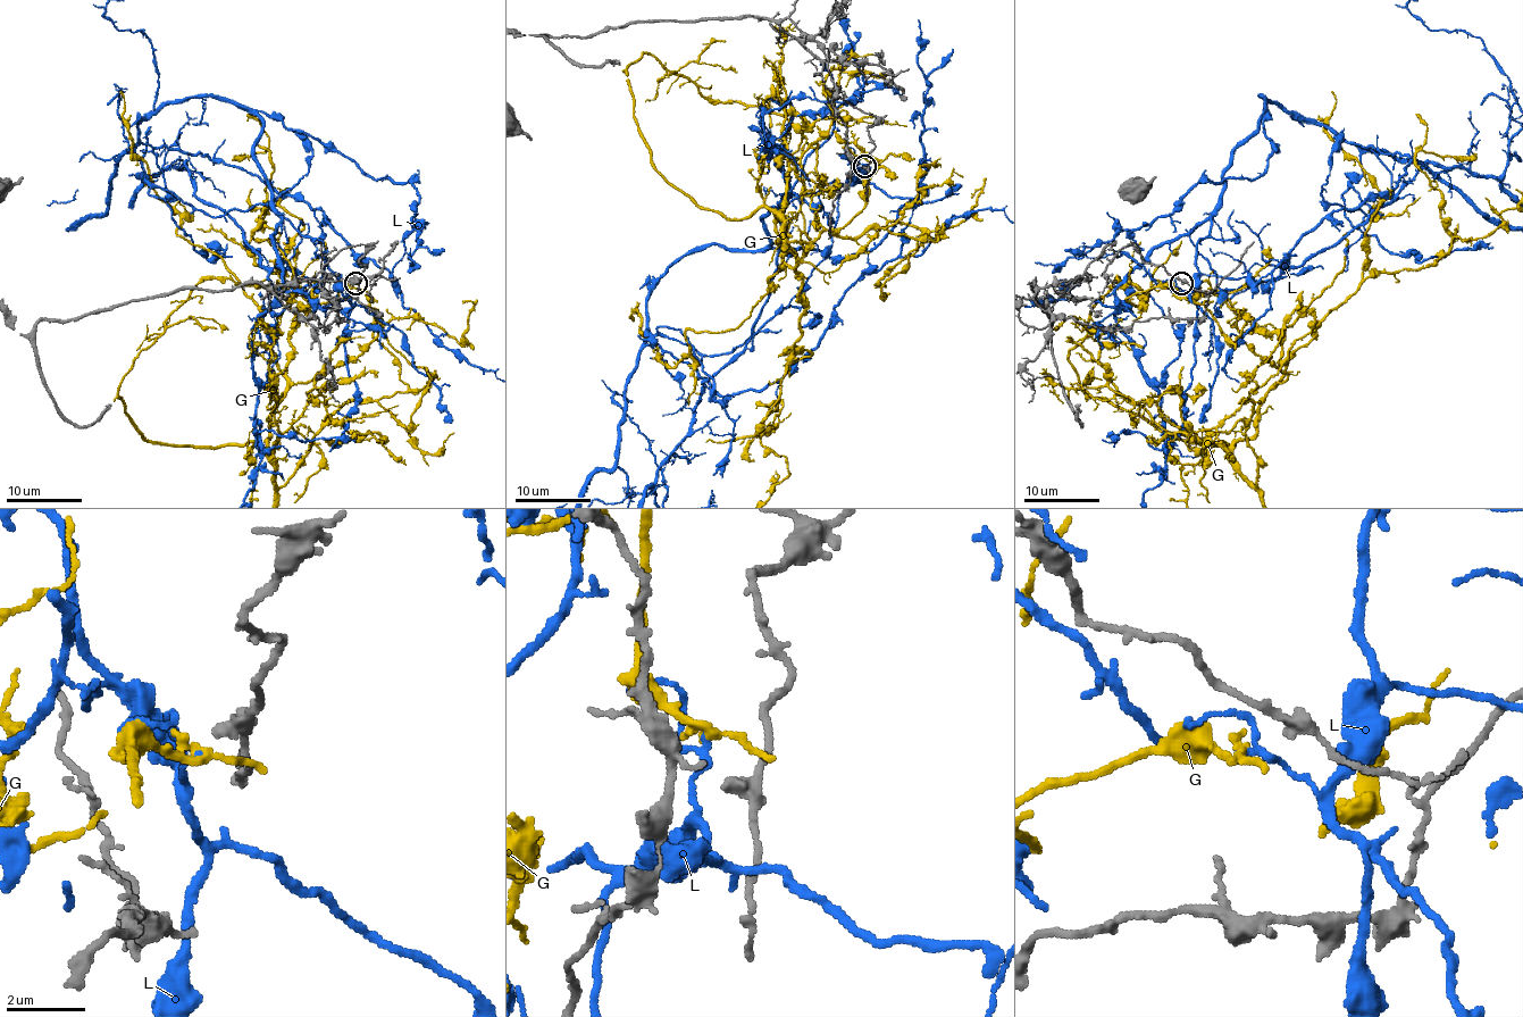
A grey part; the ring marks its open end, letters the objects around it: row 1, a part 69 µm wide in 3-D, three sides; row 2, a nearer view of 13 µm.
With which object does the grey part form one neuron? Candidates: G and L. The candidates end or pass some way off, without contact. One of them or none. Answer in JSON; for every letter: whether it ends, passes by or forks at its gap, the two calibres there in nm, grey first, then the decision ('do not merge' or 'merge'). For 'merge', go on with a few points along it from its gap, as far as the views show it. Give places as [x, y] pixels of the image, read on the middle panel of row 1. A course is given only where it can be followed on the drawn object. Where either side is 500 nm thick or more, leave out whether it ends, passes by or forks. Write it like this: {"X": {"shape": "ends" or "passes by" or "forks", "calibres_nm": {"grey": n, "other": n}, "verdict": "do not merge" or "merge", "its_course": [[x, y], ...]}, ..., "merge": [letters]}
{"G": {"shape": "ends", "calibres_nm": {"grey": 320, "other": 190}, "verdict": "merge"}, "L": {"shape": "passes by", "calibres_nm": {"grey": 320, "other": 180}, "verdict": "do not merge"}, "merge": ["G"]}

